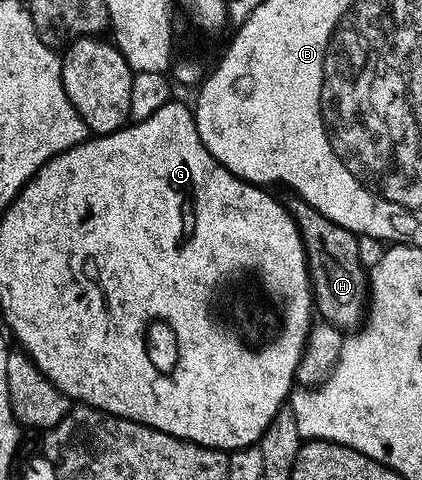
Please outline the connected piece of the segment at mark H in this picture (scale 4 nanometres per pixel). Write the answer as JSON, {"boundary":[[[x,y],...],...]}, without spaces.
{"boundary":[[[291,197],[285,206],[295,218],[299,236],[307,248],[314,310],[323,314],[322,322],[332,323],[344,333],[354,332],[364,322],[369,307],[369,271],[359,260],[356,232],[324,219],[301,198]]]}

